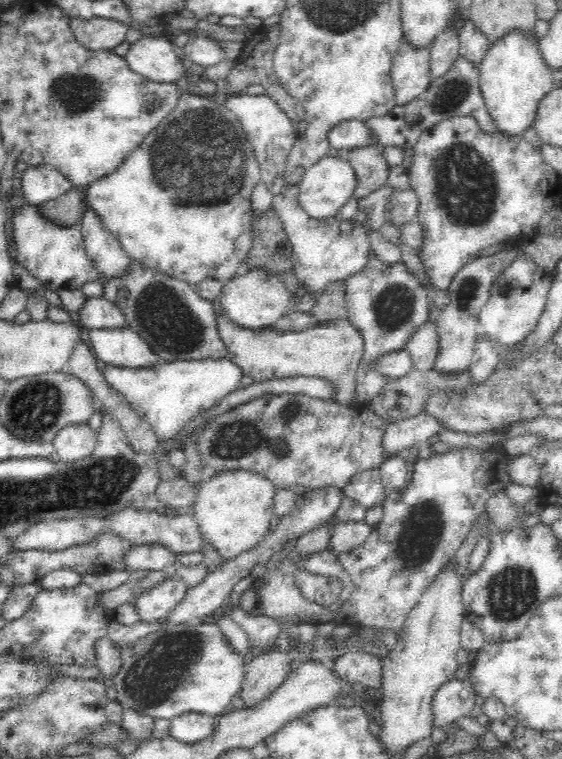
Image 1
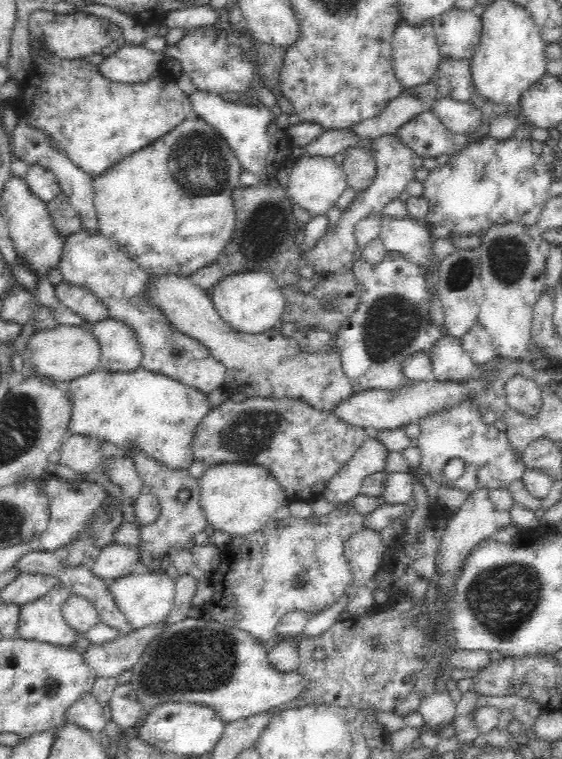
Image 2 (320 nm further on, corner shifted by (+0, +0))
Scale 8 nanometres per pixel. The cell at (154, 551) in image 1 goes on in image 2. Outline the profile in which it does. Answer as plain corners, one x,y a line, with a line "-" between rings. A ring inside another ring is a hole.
112,543
100,550
92,571
104,580
118,579
140,572
141,561
142,554
138,547

